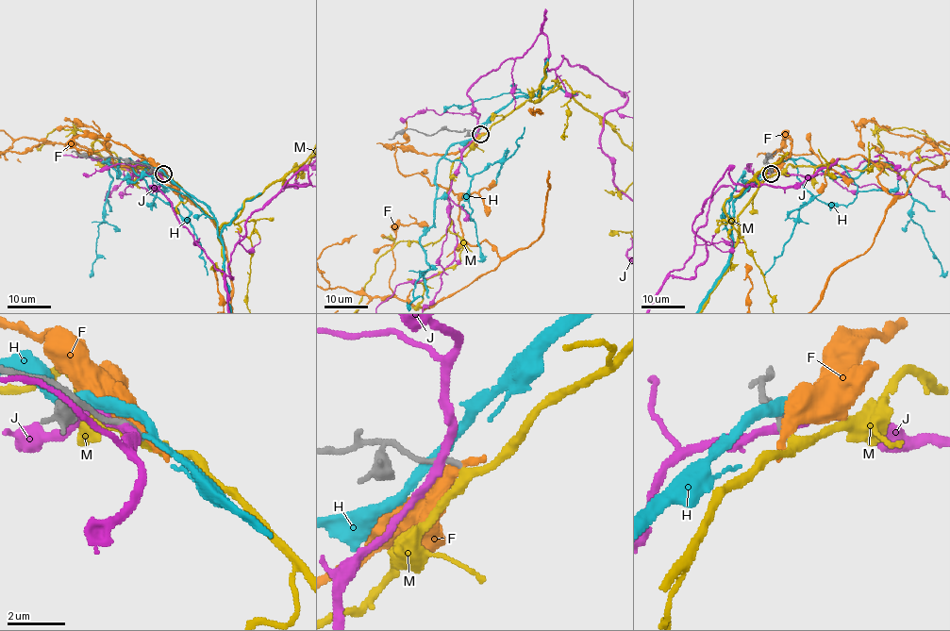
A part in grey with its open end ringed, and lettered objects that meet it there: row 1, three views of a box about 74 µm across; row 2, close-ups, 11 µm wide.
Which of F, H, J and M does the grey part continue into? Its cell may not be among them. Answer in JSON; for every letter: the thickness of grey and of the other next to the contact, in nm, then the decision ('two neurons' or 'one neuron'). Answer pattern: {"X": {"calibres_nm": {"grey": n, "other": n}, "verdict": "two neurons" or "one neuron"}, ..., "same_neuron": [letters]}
{"F": {"calibres_nm": {"grey": 200, "other": 340}, "verdict": "two neurons"}, "H": {"calibres_nm": {"grey": 240, "other": 360}, "verdict": "two neurons"}, "J": {"calibres_nm": {"grey": 240, "other": 280}, "verdict": "two neurons"}, "M": {"calibres_nm": {"grey": 180, "other": 320}, "verdict": "one neuron"}, "same_neuron": ["M"]}

